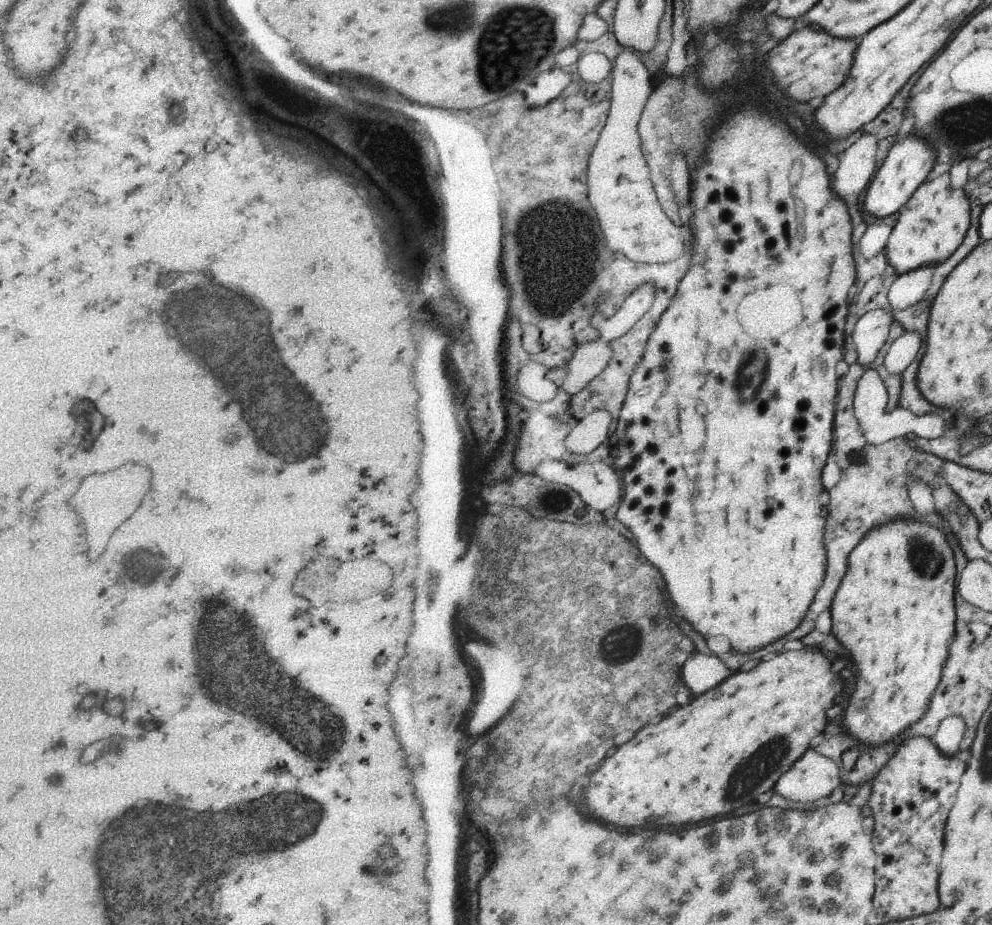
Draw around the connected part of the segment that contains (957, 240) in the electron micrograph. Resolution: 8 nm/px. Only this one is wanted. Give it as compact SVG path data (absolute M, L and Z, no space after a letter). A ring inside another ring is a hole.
M949 172L922 183L899 213L886 246L890 271L898 276L916 271L925 264L934 261L940 264L948 259L961 246L970 226L970 202L965 188L951 189Z

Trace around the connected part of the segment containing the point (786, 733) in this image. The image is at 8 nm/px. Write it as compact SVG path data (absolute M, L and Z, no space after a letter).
M810 646L810 648L802 648L802 650L790 650L790 652L782 652L782 654L774 656L772 660L762 660L756 668L730 676L728 680L718 684L714 690L694 698L690 704L678 708L674 714L666 716L658 724L650 724L650 726L642 728L630 742L626 742L612 758L608 758L604 762L600 772L596 772L590 778L590 784L586 788L586 810L588 810L588 814L592 818L610 822L614 826L622 826L624 824L628 828L666 828L668 824L682 826L682 824L688 824L688 822L696 824L700 820L708 820L708 818L714 818L714 816L724 816L724 814L728 814L732 810L738 810L744 804L762 800L762 796L766 796L770 800L772 792L768 792L768 790L772 790L776 786L776 782L800 760L800 756L810 748L810 742L814 738L822 736L822 732L824 732L824 728L828 724L826 710L834 706L834 700L842 694L842 690L844 690L844 678L840 676L840 672L832 670L832 660L826 658L820 648Z

